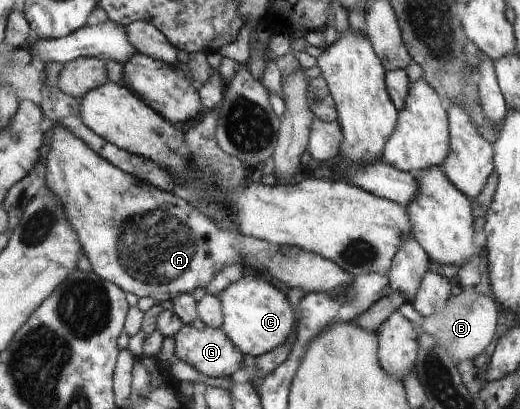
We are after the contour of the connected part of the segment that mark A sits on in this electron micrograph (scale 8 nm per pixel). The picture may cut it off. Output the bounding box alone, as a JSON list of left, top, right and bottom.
[44,122,354,305]

